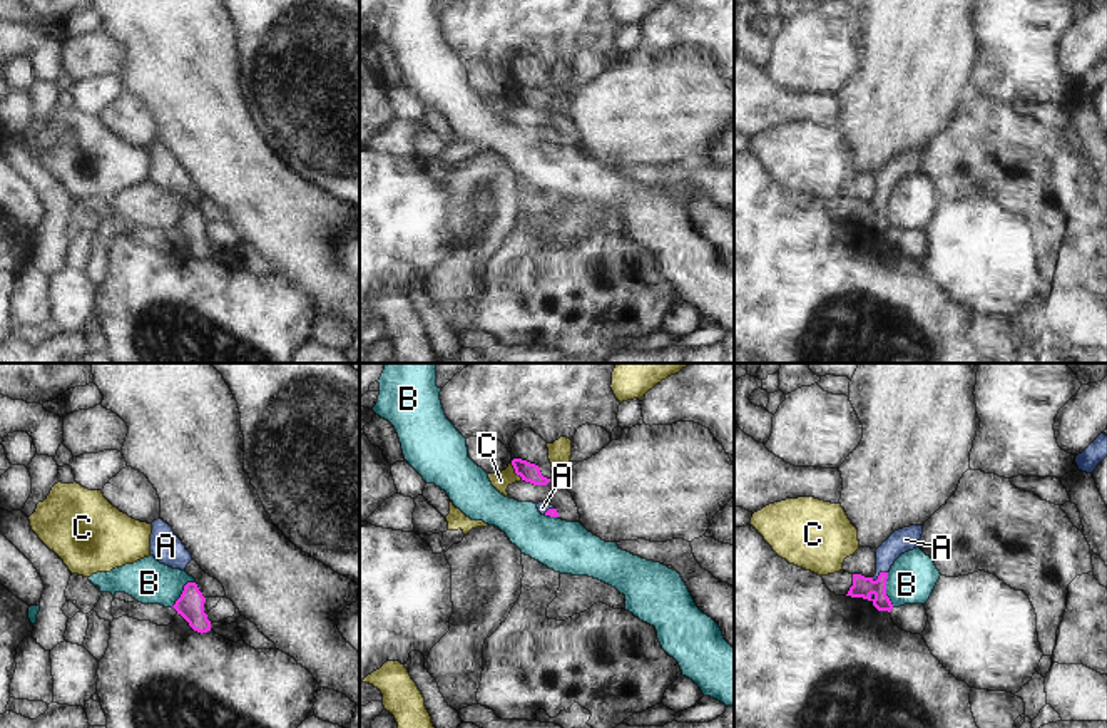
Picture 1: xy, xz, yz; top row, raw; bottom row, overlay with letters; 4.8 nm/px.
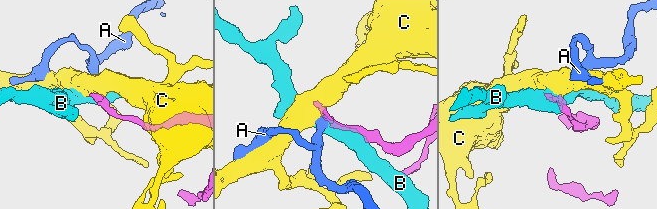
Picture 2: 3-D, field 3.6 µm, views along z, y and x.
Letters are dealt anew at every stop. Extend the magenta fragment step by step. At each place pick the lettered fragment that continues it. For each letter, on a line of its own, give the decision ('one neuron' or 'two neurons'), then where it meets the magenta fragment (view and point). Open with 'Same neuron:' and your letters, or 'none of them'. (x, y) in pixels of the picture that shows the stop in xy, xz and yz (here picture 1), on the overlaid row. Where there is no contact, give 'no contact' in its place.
Same neuron: A
A: one neuron; contact yz (878, 576)
B: two neurons; contact yz (885, 589)
C: two neurons; contact xz (515, 471)

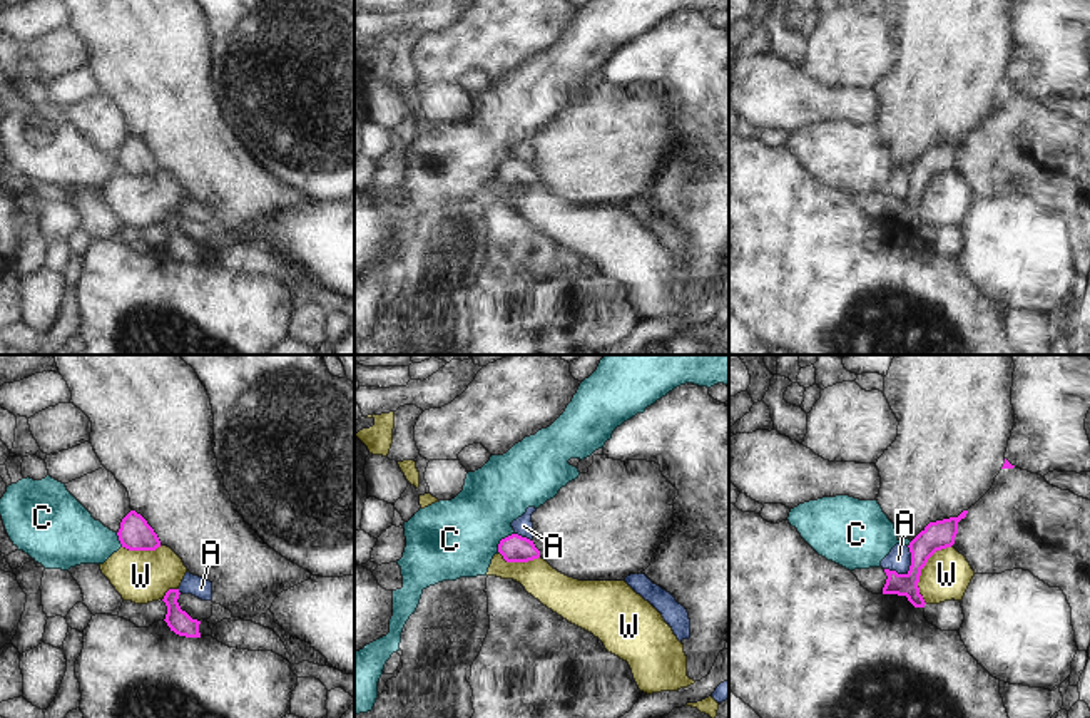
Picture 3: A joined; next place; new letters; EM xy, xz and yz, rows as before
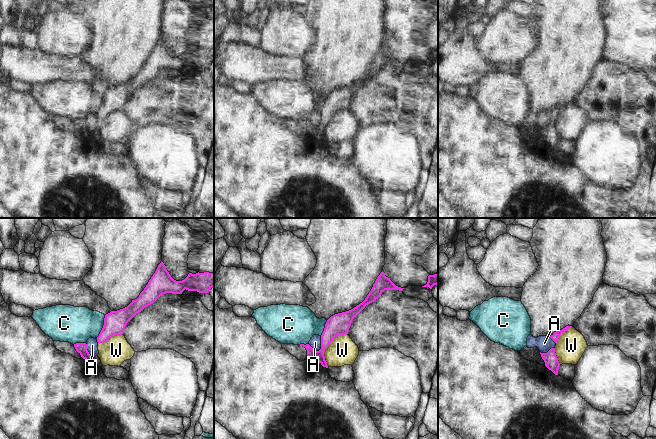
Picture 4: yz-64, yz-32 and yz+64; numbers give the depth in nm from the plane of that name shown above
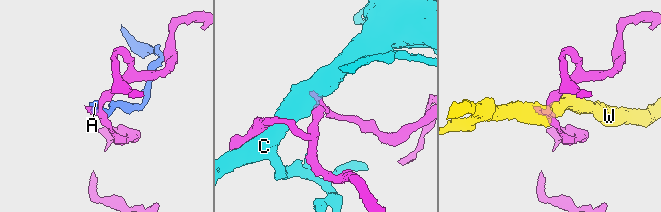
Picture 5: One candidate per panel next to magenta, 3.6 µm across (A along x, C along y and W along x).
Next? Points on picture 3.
Same neuron: none of them
A: two neurons; contact yz (910, 569)
C: two neurons; contact xz (502, 539)
W: two neurons; contact yz (921, 568)

